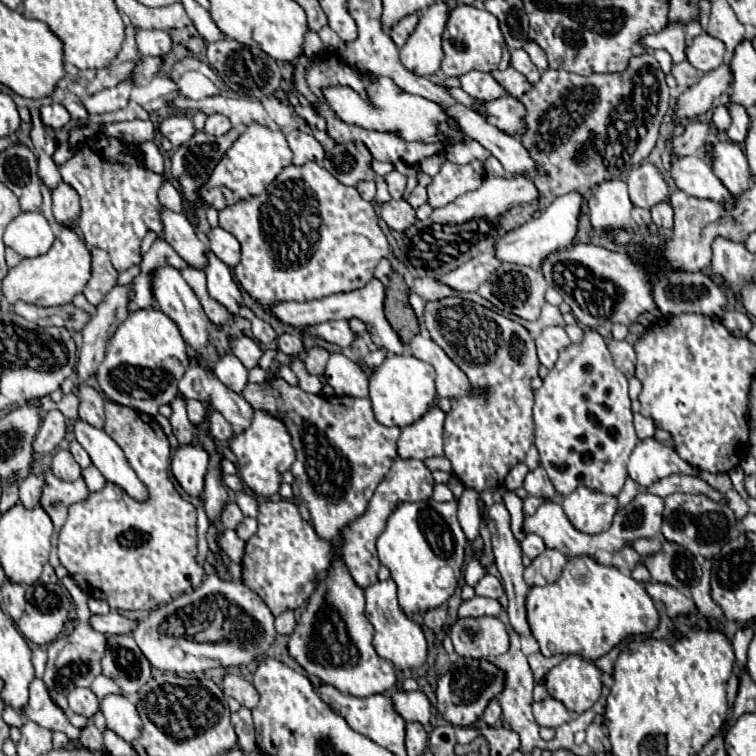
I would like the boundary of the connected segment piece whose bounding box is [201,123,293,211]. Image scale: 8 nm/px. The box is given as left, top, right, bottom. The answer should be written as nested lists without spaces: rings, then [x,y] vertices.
[[[253,123],[227,149],[225,157],[217,163],[217,167],[213,169],[213,173],[209,175],[205,185],[201,185],[201,203],[221,211],[221,209],[225,209],[237,201],[261,195],[267,189],[267,185],[287,165],[291,165],[291,159],[293,159],[293,153],[291,153],[287,139],[281,131],[273,131],[269,127]]]

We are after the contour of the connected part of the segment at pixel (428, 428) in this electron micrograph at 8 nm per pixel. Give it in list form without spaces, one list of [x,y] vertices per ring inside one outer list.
[[[431,407],[417,423],[401,429],[397,453],[401,459],[429,459],[443,455],[443,421],[445,413]]]

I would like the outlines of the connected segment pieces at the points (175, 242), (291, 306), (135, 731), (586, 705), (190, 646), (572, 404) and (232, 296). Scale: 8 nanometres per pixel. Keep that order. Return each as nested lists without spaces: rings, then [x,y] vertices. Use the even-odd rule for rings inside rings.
[[[161,209],[161,219],[165,225],[165,241],[173,245],[177,255],[193,269],[205,269],[205,253],[207,245],[197,237],[193,225],[185,215],[173,213],[169,209]]]
[[[373,277],[365,287],[349,291],[349,293],[337,293],[337,295],[323,297],[323,299],[307,301],[307,303],[277,303],[273,307],[273,315],[281,323],[293,325],[297,329],[305,329],[307,325],[315,325],[315,323],[323,323],[323,321],[331,321],[331,319],[353,319],[353,317],[357,317],[367,325],[367,331],[369,331],[369,335],[377,347],[383,347],[395,355],[401,355],[403,343],[383,315],[383,299],[385,299],[385,287],[379,279]]]
[[[107,695],[101,699],[101,711],[107,719],[107,729],[117,733],[127,743],[141,735],[141,717],[135,705],[123,695]]]
[[[569,655],[547,673],[545,687],[569,711],[585,713],[601,697],[601,671],[581,655]]]
[[[209,575],[193,593],[181,595],[173,603],[167,603],[141,619],[133,631],[133,639],[147,657],[147,661],[159,671],[171,673],[197,673],[213,667],[231,667],[245,665],[257,655],[263,655],[275,641],[273,615],[269,607],[241,581],[217,581],[217,575]]]
[[[585,329],[583,343],[573,343],[559,353],[559,361],[543,379],[543,387],[535,391],[533,421],[541,465],[559,495],[565,497],[579,485],[619,495],[627,477],[629,455],[639,439],[633,429],[627,377],[613,365],[597,331]]]
[[[207,253],[207,259],[209,259],[209,267],[205,269],[205,273],[207,273],[209,295],[219,305],[223,305],[233,317],[237,317],[241,307],[241,291],[233,281],[231,269],[221,259],[217,259],[215,253]]]

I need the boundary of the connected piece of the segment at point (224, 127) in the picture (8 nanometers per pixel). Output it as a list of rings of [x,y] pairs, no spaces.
[[[209,115],[207,117],[207,121],[205,121],[205,133],[209,133],[209,135],[225,135],[227,131],[231,129],[231,123],[229,123],[229,119],[227,117],[221,117],[221,115]]]

